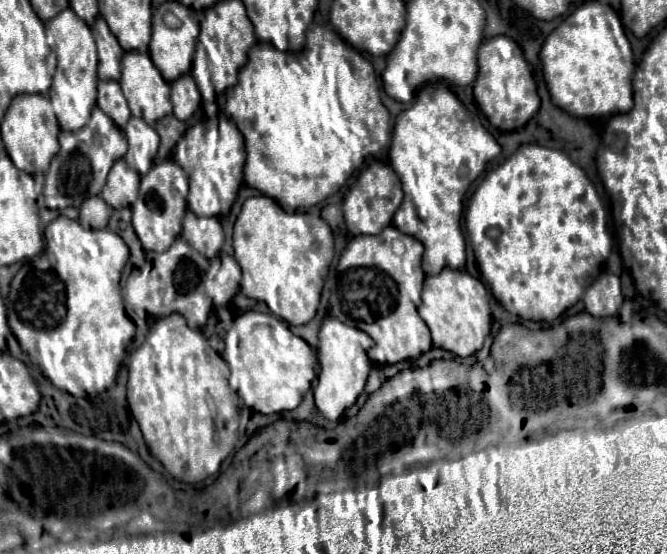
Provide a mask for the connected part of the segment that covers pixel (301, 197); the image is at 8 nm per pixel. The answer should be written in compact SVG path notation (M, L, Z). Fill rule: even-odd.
M311 25L307 31L307 43L311 45L297 53L281 53L279 49L269 53L269 43L253 45L249 61L239 73L243 98L230 97L229 94L224 109L227 116L237 121L237 127L245 137L245 184L259 189L267 197L273 197L283 209L291 211L297 207L311 207L339 191L351 173L363 163L363 157L377 153L391 141L389 111L379 99L373 65L361 57L359 51L347 45L333 29Z

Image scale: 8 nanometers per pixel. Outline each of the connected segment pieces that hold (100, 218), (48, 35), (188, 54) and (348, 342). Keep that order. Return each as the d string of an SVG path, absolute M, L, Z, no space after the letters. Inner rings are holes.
M99 195L89 197L89 201L85 201L85 205L81 205L79 223L85 229L105 229L109 215L111 215L111 209Z
M71 9L61 11L57 17L49 21L43 21L43 27L45 41L51 49L51 59L55 59L51 87L43 97L51 101L51 107L55 107L55 119L59 121L59 127L63 131L77 131L89 121L97 99L97 47L91 29Z
M167 1L155 9L149 57L153 57L153 65L157 65L161 77L165 77L165 81L171 83L177 77L191 71L197 37L199 37L199 21L197 21L197 15L193 9L181 5L179 1Z
M327 317L323 321L319 329L319 345L317 345L321 373L319 373L319 385L315 389L315 405L325 419L329 421L339 419L341 413L357 401L359 393L365 387L367 375L371 371L371 361L367 357L369 347L373 347L373 339L365 331L357 327L349 327L337 321L335 317Z

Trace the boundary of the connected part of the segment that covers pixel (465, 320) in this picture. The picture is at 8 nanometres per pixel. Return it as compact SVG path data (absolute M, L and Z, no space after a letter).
M443 269L439 275L425 277L419 315L433 335L433 345L447 349L459 357L469 357L483 347L491 331L491 311L485 285L465 271Z

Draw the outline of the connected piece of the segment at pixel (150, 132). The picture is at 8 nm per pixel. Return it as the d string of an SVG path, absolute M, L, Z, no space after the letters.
M139 117L129 119L129 123L125 125L125 135L129 141L129 151L125 153L125 161L129 161L129 165L133 165L137 173L145 175L151 169L153 159L157 155L159 135L151 125L141 121Z

